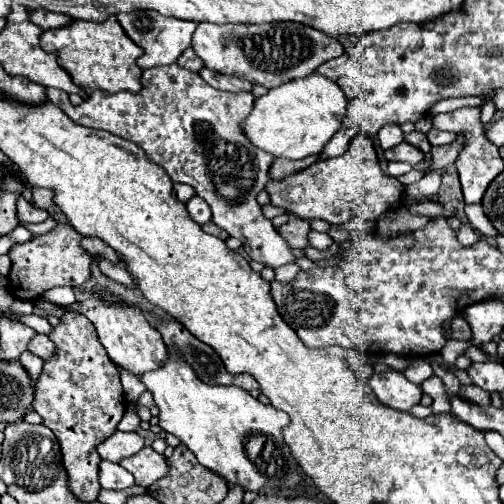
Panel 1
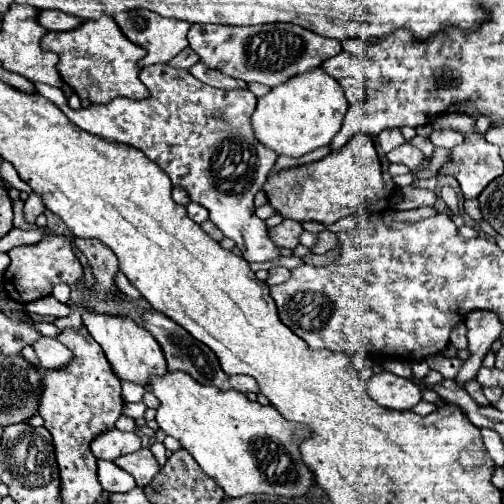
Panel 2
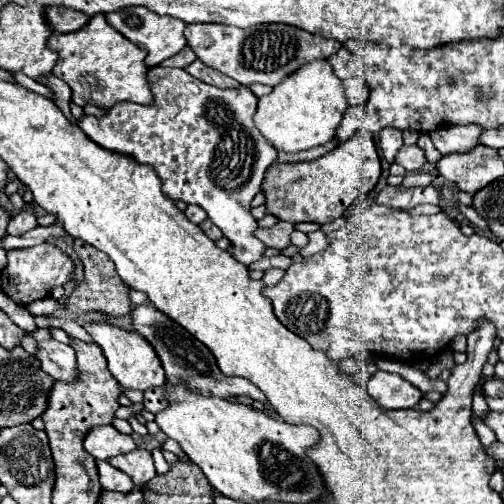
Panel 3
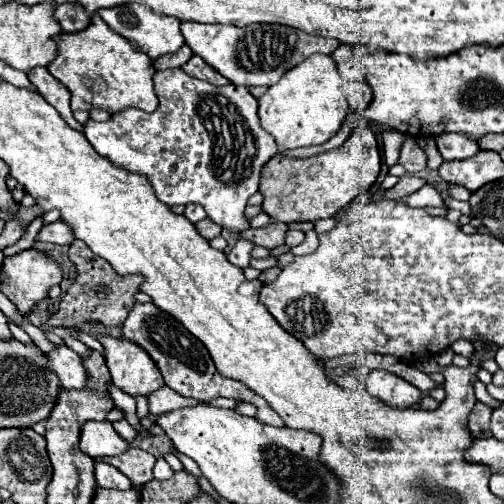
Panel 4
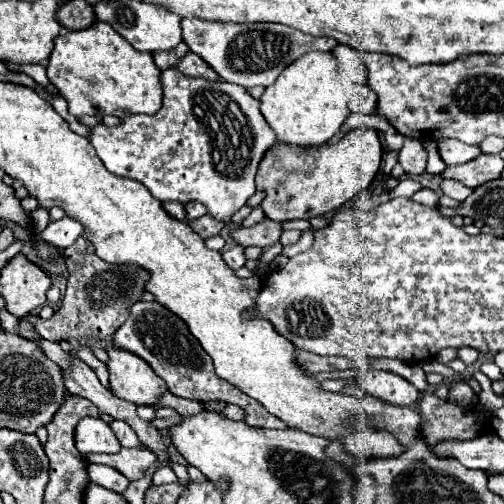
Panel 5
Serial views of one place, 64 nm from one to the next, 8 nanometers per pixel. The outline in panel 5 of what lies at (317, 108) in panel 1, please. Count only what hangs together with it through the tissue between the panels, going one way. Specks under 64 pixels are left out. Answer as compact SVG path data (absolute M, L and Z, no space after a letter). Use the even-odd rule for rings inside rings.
M308 52L294 60L288 68L280 72L276 82L268 86L260 98L260 110L266 122L272 126L280 142L298 144L298 146L320 146L326 144L344 124L344 120L350 116L346 106L346 94L344 86L338 78L338 60L332 52Z

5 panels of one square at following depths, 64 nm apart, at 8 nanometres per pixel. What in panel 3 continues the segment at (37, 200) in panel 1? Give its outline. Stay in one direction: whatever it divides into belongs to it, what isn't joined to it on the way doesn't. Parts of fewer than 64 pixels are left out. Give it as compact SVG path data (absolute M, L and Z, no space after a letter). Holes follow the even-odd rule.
M28 208L26 212L20 212L18 216L14 216L10 222L8 222L8 228L6 228L6 234L8 236L20 236L32 228L36 228L36 216L34 216L34 210Z

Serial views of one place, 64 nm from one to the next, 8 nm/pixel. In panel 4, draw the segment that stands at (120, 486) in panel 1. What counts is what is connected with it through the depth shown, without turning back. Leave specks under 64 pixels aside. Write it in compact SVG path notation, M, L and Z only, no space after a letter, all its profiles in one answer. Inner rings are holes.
M104 462L94 464L94 478L96 478L96 484L104 488L128 490L132 486L132 482L122 472L114 470L110 464L104 464Z

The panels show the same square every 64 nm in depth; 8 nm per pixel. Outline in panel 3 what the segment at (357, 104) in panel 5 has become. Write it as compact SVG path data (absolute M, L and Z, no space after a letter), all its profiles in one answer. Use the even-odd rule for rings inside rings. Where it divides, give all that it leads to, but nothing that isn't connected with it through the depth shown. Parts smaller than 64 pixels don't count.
M362 78L344 80L344 90L346 90L346 98L348 98L350 106L362 106L362 104L366 104L366 100L370 96L368 84Z

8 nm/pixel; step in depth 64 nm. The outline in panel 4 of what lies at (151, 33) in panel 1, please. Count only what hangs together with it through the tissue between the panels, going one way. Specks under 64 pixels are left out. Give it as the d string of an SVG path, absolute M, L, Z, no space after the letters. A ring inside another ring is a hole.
M128 2L128 4L114 6L114 8L100 8L98 16L108 26L112 26L112 30L116 30L120 36L128 38L128 42L132 42L138 50L146 52L152 60L156 60L162 54L176 52L184 44L184 38L182 38L182 32L180 32L180 20L178 18L156 14L152 8L148 8L144 4L138 4L138 2Z

